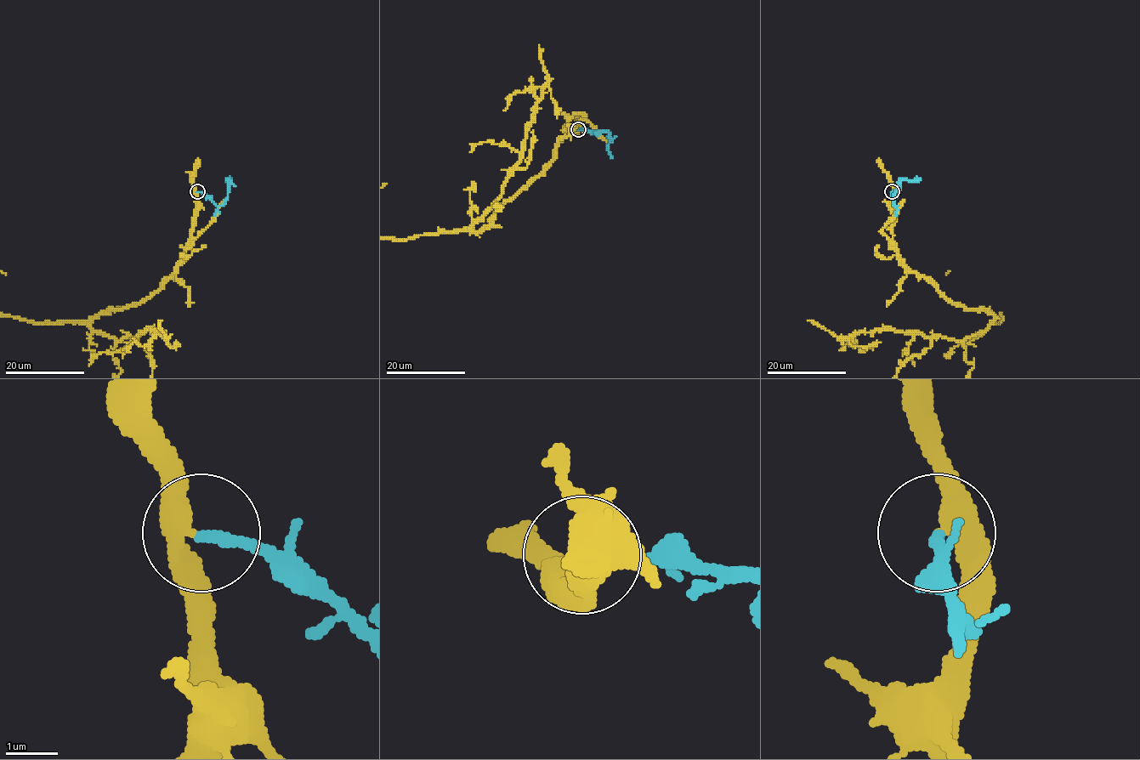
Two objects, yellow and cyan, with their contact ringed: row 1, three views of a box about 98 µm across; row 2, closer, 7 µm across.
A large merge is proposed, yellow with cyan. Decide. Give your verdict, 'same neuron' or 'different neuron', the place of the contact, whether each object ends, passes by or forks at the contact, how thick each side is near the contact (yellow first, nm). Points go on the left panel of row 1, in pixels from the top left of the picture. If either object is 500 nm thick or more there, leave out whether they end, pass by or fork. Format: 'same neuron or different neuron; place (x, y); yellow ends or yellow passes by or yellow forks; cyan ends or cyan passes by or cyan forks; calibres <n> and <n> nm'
different neuron; place (197, 191); yellow passes by; cyan ends; calibres 360 and 200 nm

